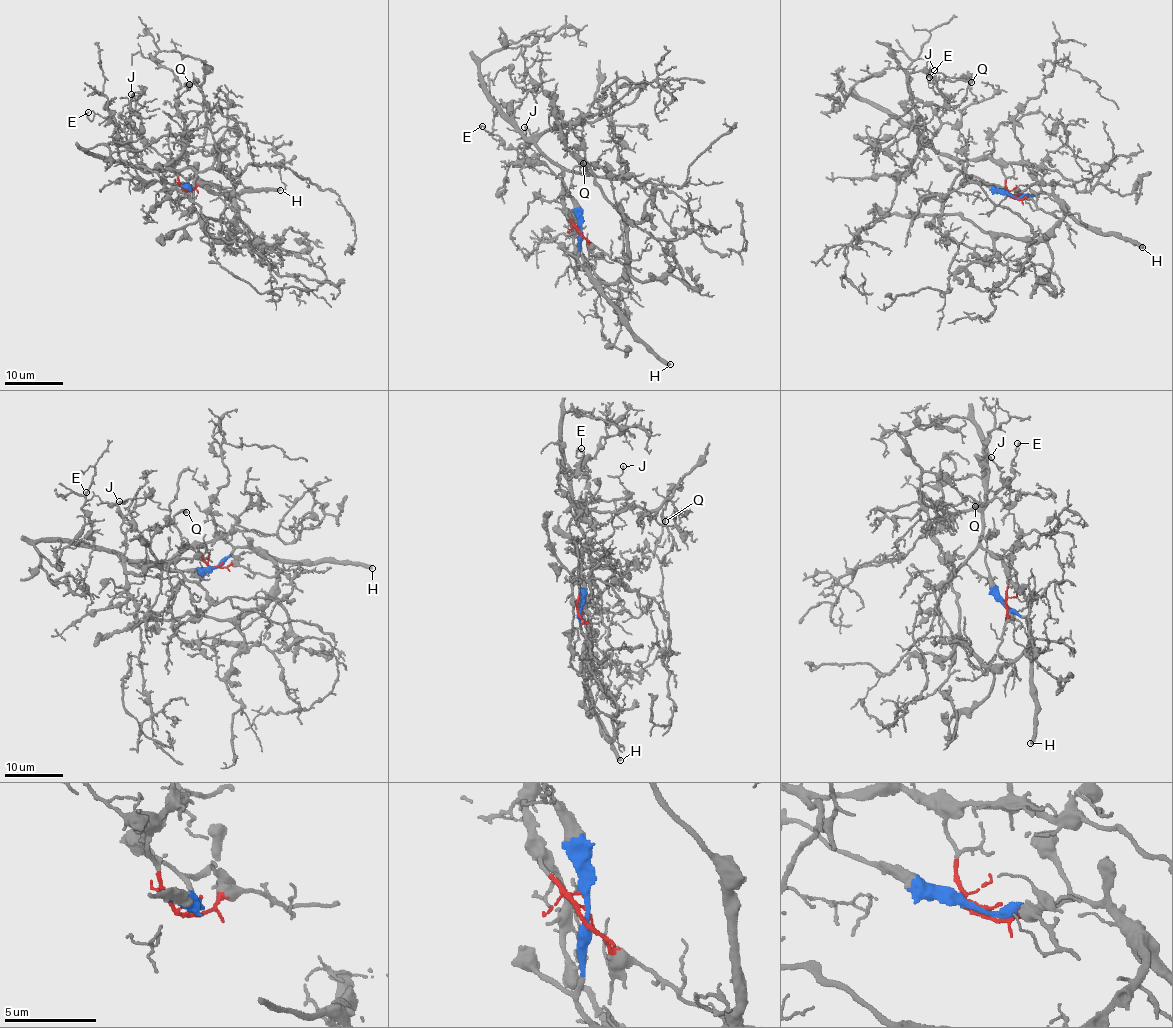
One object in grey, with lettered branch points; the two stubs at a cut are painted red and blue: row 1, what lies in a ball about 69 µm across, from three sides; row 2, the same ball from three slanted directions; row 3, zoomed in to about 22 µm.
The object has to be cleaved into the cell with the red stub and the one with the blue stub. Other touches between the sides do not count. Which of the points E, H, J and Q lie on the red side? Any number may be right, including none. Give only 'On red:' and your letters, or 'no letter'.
On red: E, J, Q

